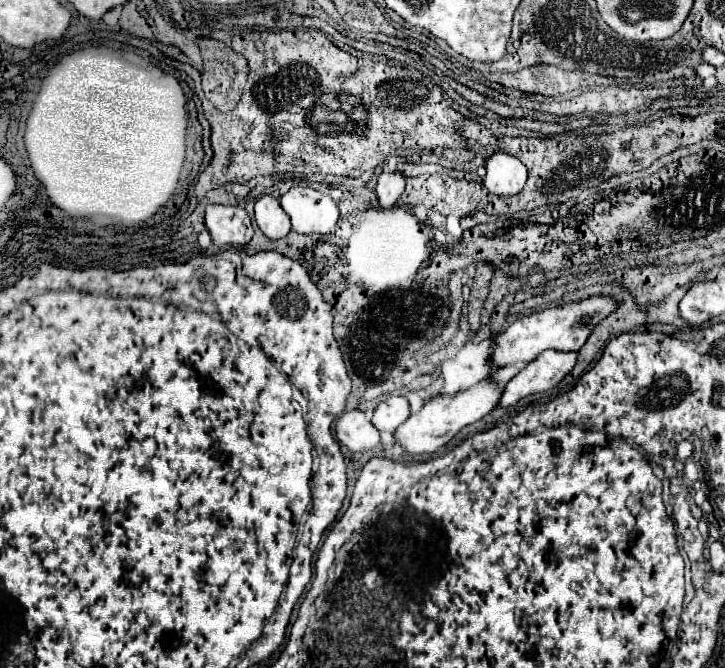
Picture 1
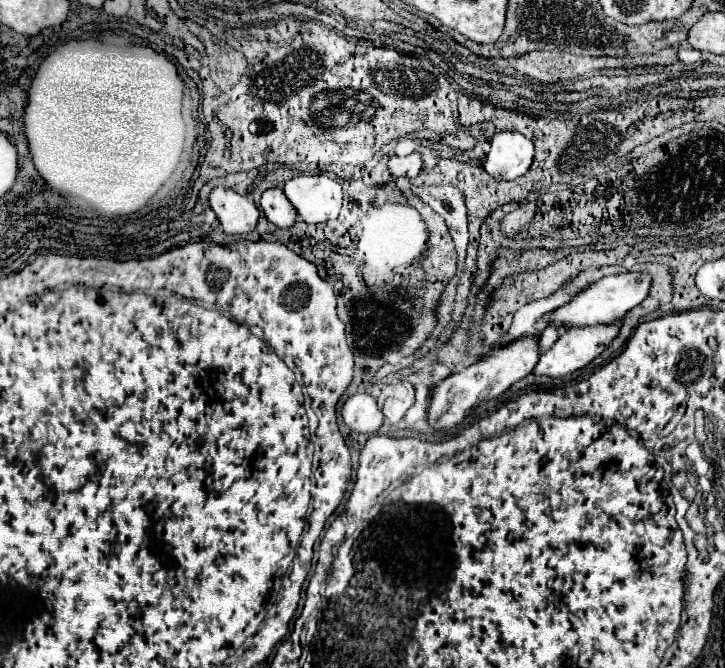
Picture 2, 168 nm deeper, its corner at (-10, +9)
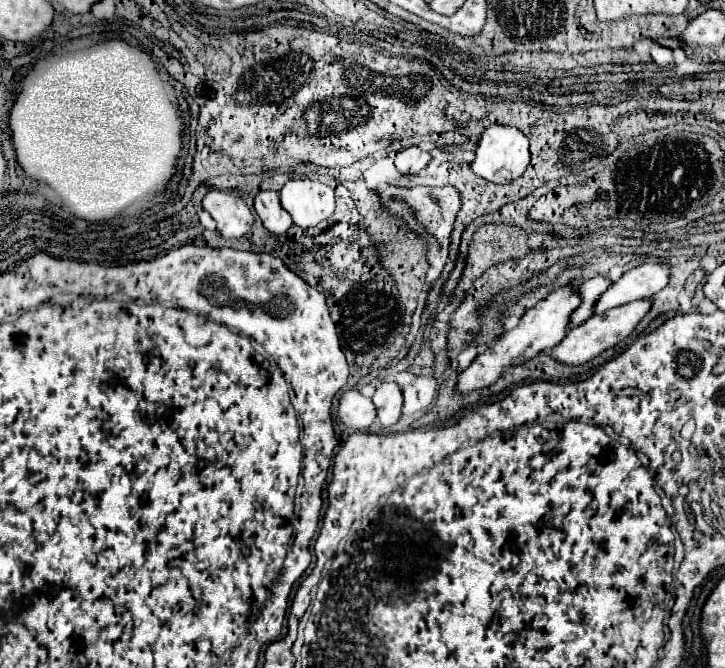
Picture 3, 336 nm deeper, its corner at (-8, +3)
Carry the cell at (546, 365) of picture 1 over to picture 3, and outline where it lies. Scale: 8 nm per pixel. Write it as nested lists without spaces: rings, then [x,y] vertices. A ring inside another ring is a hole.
[[[640,299],[640,301],[626,303],[622,307],[614,307],[614,309],[606,311],[606,315],[592,315],[580,327],[570,329],[566,333],[566,337],[562,339],[562,343],[558,343],[552,349],[554,359],[558,359],[558,363],[566,363],[568,367],[578,367],[578,365],[584,365],[584,363],[592,361],[594,357],[598,357],[600,353],[604,353],[606,349],[618,345],[624,337],[628,337],[632,333],[632,329],[638,325],[638,321],[648,313],[650,305],[652,305],[650,299]]]

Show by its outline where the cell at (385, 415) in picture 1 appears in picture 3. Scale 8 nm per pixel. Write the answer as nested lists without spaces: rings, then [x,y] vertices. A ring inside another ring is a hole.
[[[380,383],[372,401],[378,411],[378,421],[384,427],[392,427],[398,423],[398,419],[402,415],[404,397],[402,397],[402,391],[396,383]]]

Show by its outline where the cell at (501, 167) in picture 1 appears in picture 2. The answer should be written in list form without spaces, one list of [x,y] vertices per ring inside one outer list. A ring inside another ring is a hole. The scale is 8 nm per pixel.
[[[500,131],[490,141],[492,149],[484,159],[484,169],[494,179],[512,181],[516,177],[522,177],[534,157],[534,145],[528,137],[516,131]]]

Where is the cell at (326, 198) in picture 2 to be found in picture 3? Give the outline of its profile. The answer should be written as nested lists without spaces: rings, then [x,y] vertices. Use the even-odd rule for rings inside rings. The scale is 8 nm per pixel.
[[[310,179],[288,181],[280,189],[280,203],[292,215],[292,221],[302,229],[316,227],[336,209],[334,189]]]

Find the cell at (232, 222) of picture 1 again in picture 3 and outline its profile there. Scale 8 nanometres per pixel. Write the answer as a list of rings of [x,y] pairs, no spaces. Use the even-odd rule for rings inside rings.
[[[210,189],[202,199],[202,205],[218,223],[218,231],[222,237],[240,239],[250,233],[254,215],[250,213],[242,197],[220,189]]]

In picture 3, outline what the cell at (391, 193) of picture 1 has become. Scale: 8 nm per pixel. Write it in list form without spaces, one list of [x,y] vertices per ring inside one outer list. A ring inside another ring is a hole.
[[[408,147],[396,155],[396,169],[402,175],[416,175],[430,163],[430,159],[432,159],[430,153],[422,151],[418,147]]]

